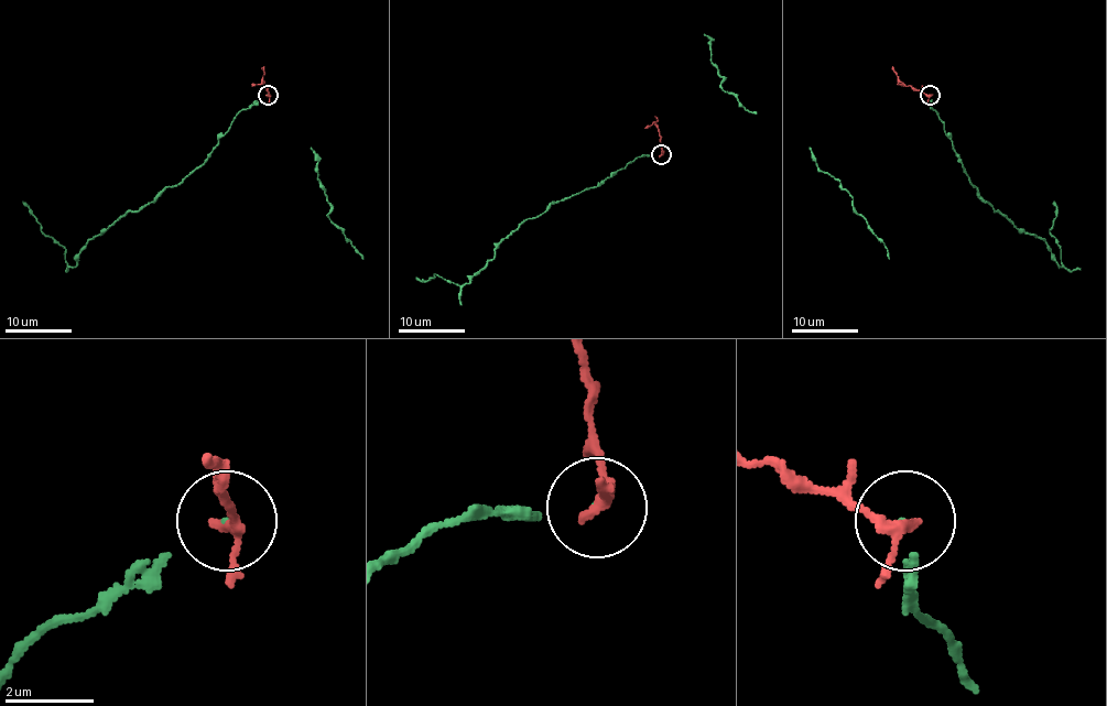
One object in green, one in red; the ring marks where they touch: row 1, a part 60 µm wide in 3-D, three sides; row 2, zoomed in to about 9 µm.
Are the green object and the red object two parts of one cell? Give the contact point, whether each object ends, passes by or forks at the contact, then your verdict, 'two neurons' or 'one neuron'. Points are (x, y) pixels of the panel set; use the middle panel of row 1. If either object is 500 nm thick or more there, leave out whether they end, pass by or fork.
at (661, 154); green ends there; red passes by; two neurons

